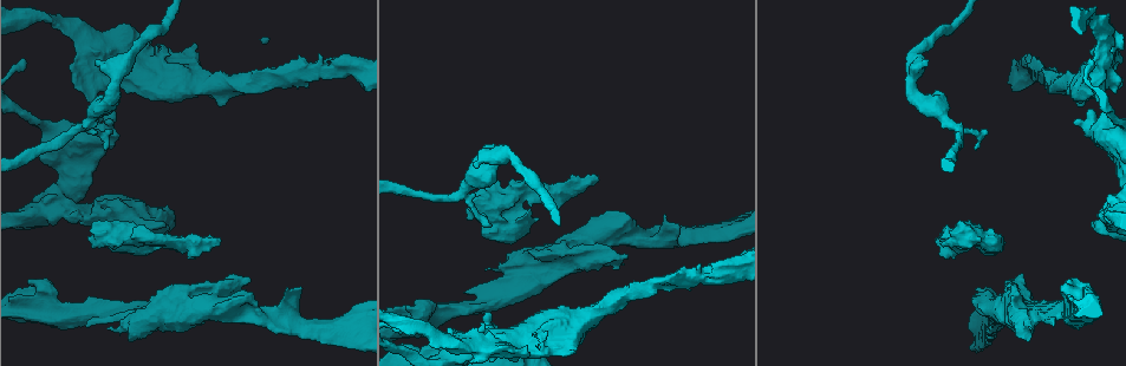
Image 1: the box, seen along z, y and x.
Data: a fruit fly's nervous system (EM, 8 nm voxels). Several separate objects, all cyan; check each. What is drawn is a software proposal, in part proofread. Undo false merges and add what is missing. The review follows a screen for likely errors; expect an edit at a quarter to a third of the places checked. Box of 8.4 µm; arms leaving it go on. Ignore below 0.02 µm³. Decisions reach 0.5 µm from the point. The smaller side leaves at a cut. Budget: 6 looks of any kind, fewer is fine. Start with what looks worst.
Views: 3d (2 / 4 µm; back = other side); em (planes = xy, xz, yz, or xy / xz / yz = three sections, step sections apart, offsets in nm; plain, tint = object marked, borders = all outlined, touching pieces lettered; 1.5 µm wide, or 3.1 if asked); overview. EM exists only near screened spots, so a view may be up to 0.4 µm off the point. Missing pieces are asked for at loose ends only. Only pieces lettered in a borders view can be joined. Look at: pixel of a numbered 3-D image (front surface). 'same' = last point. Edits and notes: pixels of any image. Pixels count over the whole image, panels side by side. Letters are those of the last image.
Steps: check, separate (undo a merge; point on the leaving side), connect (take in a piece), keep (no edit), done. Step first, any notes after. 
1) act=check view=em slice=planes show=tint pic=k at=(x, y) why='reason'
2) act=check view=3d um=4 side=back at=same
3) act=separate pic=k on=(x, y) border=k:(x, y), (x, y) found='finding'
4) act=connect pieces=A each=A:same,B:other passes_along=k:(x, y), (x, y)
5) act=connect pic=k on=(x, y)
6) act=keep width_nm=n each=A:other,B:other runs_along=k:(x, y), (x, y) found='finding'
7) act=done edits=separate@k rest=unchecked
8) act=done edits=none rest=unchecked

act=check view=em um=3.1 slice=planes show=borders pic=1 at=(248, 278) why='stops while still wide'

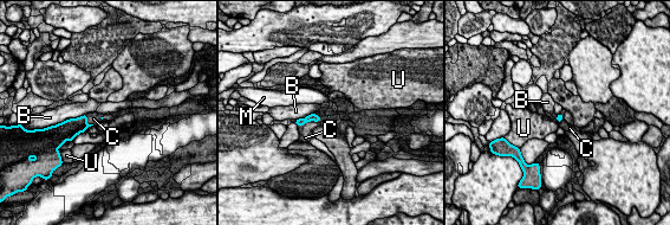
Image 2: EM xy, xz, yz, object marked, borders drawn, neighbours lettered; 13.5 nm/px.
act=connect pieces=C each=B:other,C:same,M:other,U:other passes_along=2:(310, 117), (310, 121), (305, 130) found='the neuron continues'

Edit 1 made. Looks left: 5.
act=check view=overview

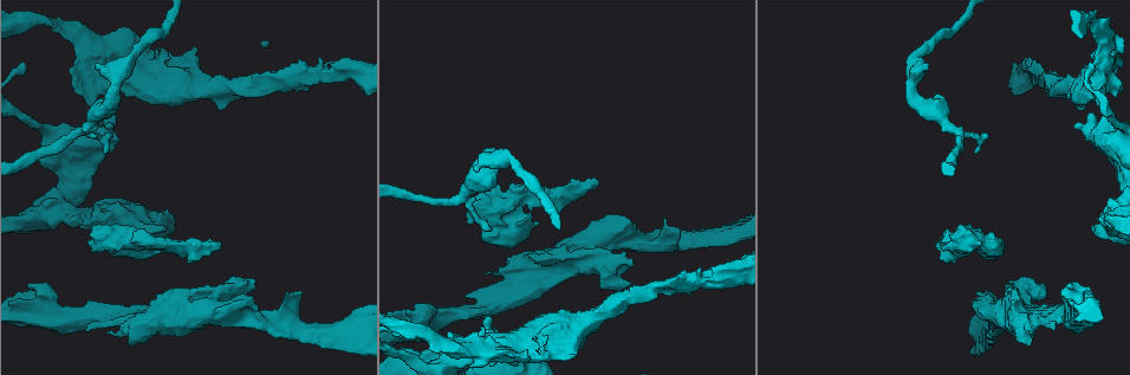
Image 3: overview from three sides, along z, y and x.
act=check view=em slice=planes show=borders pic=3 at=(118, 78) why='a fork'

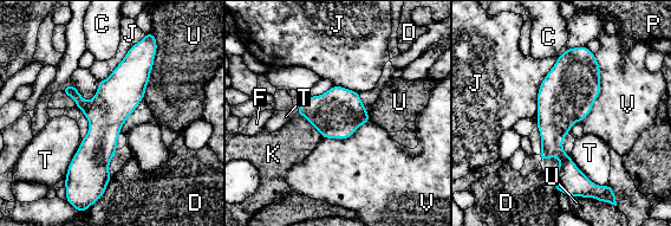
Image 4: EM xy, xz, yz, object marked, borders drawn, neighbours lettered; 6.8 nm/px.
act=keep each=C:other,D:other,F:other,J:other,K:other,P:other,T:other,U:other,V:other border=4:(595, 55), (599, 95), (581, 121) found='one neuron here'

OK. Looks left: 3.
act=check view=3d um=4 pic=3 at=(985, 347) why='free end'

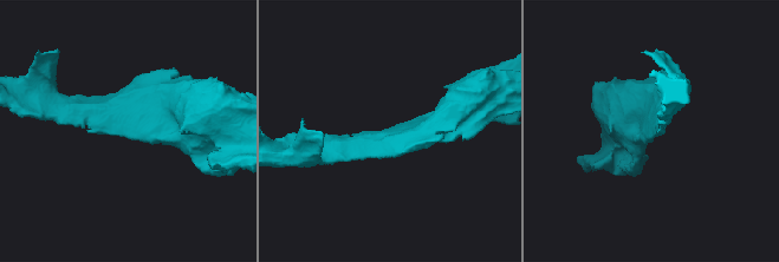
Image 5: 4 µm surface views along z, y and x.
act=check view=em slice=xy step=4 show=tint pic=5 at=(111, 130) why='now the EM'

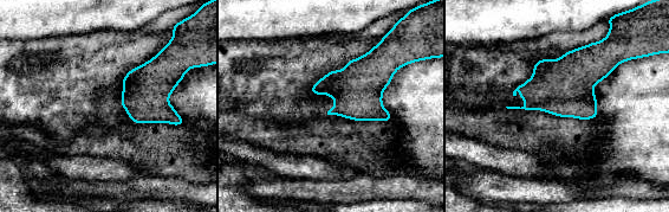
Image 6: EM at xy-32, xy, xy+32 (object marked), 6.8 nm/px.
act=check view=em slice=planes show=borders at=same

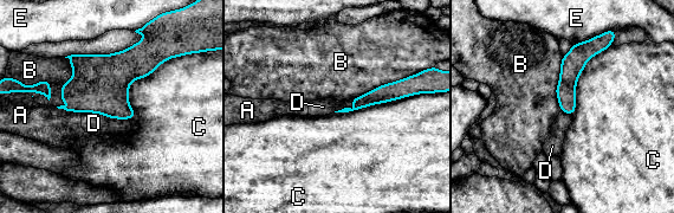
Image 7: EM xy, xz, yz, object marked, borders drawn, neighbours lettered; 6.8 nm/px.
act=keep longest_contact=C:550nm each=A:other,B:other,C:other,D:other,E:other runs_along=7:(591, 44), (571, 65), (564, 109) found='none of them fits'

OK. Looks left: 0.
act=done edits=connect@2 rest=unchecked

